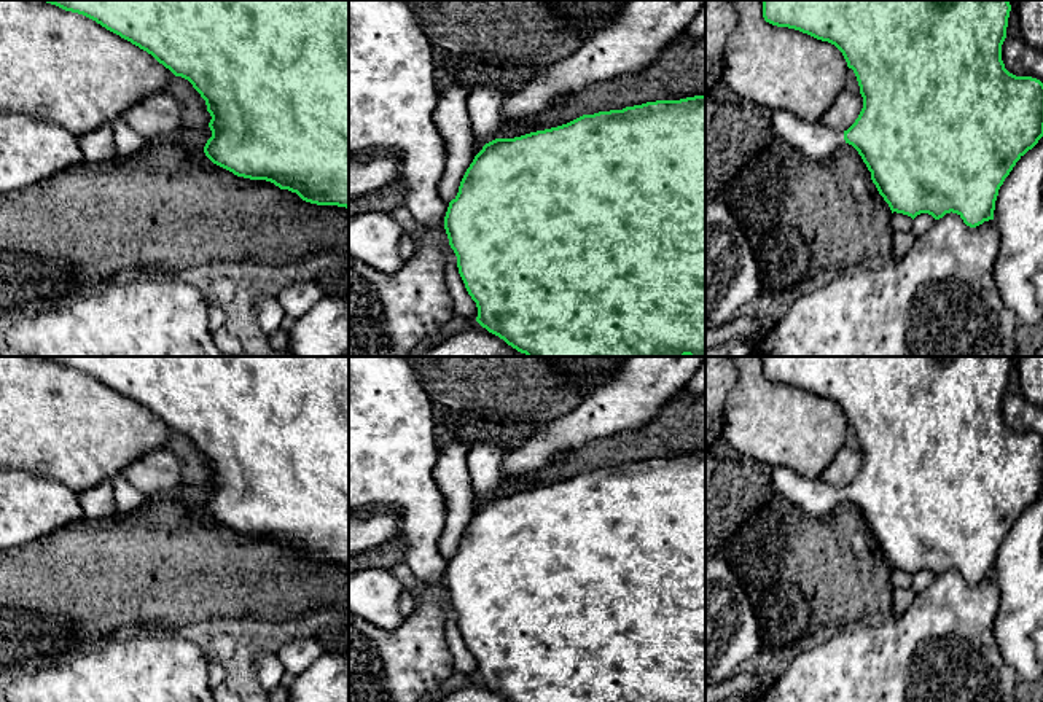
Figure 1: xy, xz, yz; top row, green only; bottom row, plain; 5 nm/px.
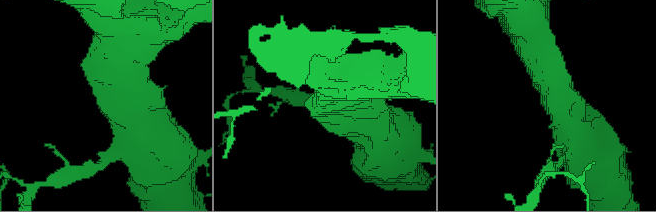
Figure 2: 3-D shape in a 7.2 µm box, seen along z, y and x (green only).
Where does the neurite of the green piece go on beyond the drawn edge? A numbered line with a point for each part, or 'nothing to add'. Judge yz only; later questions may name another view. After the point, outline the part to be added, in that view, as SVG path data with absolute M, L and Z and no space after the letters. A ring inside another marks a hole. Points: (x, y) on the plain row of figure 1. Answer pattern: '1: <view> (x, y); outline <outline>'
1: yz (814, 497); outline M771 466L771 478L777 492L809 516L826 516L846 500L842 487L803 478L785 466Z

